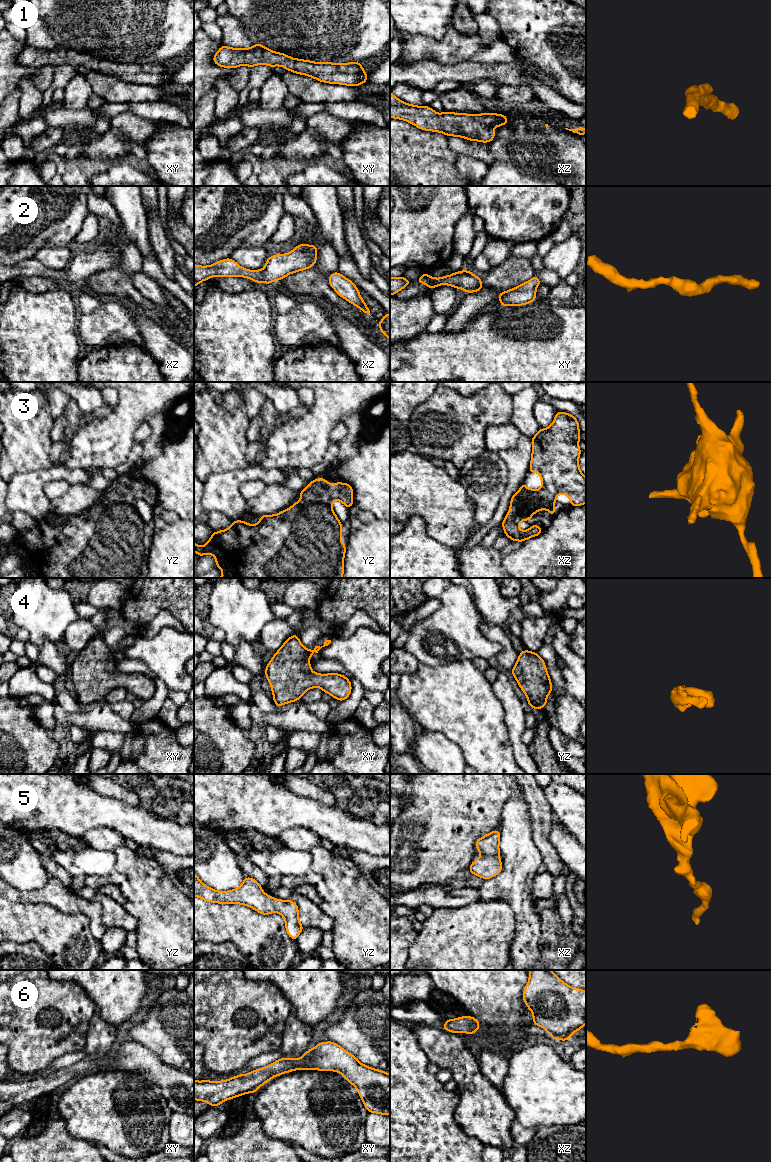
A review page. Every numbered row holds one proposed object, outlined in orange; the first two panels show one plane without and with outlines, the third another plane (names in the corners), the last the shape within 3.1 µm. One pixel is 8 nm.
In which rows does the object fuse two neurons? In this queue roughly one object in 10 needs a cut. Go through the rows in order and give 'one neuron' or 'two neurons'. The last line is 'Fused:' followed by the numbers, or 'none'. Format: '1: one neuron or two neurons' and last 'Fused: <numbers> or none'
1: one neuron
2: one neuron
3: one neuron
4: one neuron
5: one neuron
6: one neuron
Fused: none

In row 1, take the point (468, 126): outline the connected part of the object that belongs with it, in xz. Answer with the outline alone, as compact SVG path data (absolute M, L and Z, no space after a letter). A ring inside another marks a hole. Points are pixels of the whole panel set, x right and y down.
M390 92L390 118L407 121L417 128L462 137L470 141L489 143L495 138L493 127L509 123L506 115L496 113L465 114L435 112L429 106L402 102Z

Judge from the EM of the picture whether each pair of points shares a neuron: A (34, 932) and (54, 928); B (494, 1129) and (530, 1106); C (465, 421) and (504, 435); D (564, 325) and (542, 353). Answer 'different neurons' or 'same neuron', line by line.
A: same neuron
B: different neurons
C: different neurons
D: same neuron

